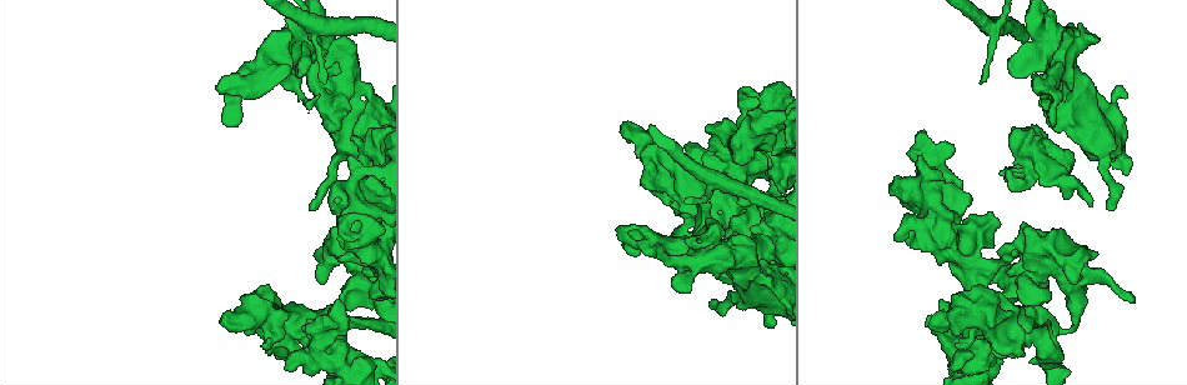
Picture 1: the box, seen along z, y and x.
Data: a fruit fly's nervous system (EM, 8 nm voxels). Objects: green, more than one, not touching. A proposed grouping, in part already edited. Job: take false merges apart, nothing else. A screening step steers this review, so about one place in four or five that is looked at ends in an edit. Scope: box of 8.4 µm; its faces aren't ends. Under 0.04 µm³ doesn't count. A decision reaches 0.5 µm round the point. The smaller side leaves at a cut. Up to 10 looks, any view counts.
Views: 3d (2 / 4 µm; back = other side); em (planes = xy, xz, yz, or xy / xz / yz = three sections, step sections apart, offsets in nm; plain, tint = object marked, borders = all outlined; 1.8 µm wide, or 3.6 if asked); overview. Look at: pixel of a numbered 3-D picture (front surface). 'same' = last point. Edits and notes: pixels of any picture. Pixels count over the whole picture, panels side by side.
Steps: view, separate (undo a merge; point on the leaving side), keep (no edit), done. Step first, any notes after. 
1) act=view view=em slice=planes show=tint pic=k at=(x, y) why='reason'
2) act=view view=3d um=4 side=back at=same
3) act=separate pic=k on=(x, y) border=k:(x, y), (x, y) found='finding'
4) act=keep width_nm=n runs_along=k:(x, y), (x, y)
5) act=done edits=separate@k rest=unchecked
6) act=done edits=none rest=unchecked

act=view view=3d um=2 pic=1 at=(327, 333) why='sharp bend'

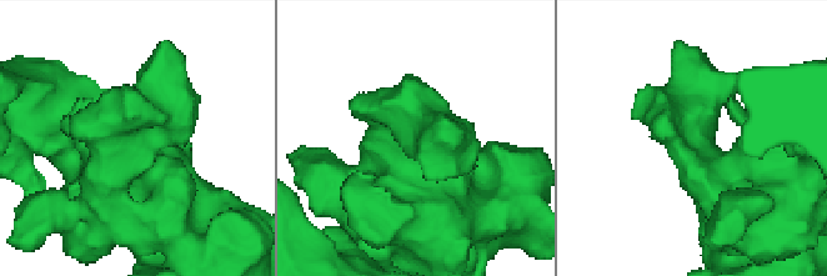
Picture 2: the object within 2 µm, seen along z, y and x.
act=view view=em slice=planes show=tint pic=2 at=(691, 134)

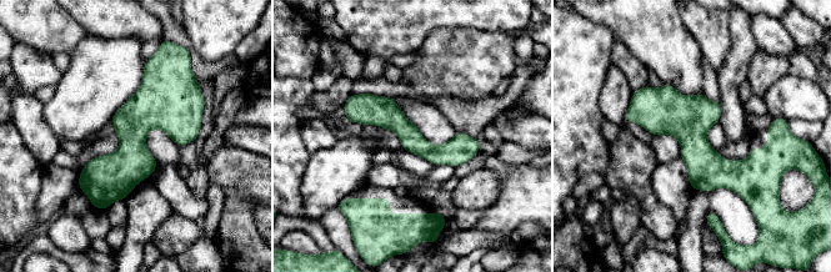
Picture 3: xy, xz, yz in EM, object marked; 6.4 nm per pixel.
act=keep found='one neuron here'

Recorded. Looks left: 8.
act=view view=em um=3.6 slice=planes show=tint pic=1 at=(954, 227) why='thick turns thin'

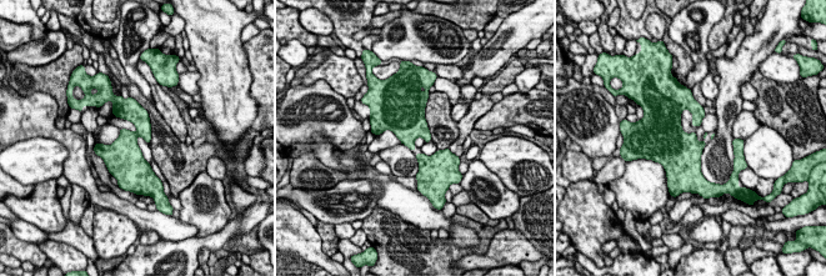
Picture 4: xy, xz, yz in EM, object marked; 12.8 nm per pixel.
act=keep found='continuous, no second neuron'

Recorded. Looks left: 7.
act=view view=em slice=planes show=tint pic=1 at=(1075, 83)

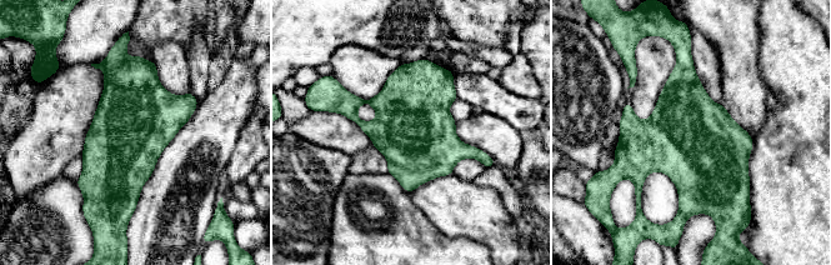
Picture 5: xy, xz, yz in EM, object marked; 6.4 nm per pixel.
act=keep found='one neuron here'

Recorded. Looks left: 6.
act=view view=em slice=xz step=16 show=tint pic=1 at=(315, 24) why='side arm on a straight run'

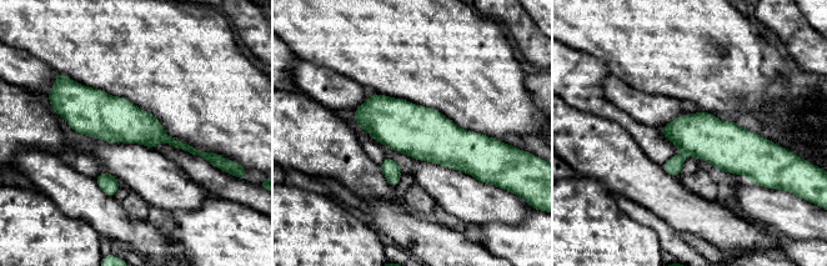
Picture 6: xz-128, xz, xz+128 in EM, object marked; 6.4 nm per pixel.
act=view view=em slice=planes show=tint at=same

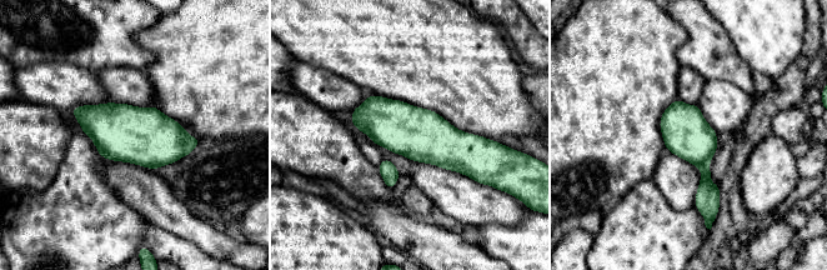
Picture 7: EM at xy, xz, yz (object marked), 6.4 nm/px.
act=separate pic=7 on=(707, 198) found='a second neuron is stuck on'

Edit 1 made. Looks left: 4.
act=done edits=separate@7 rest=unchecked

